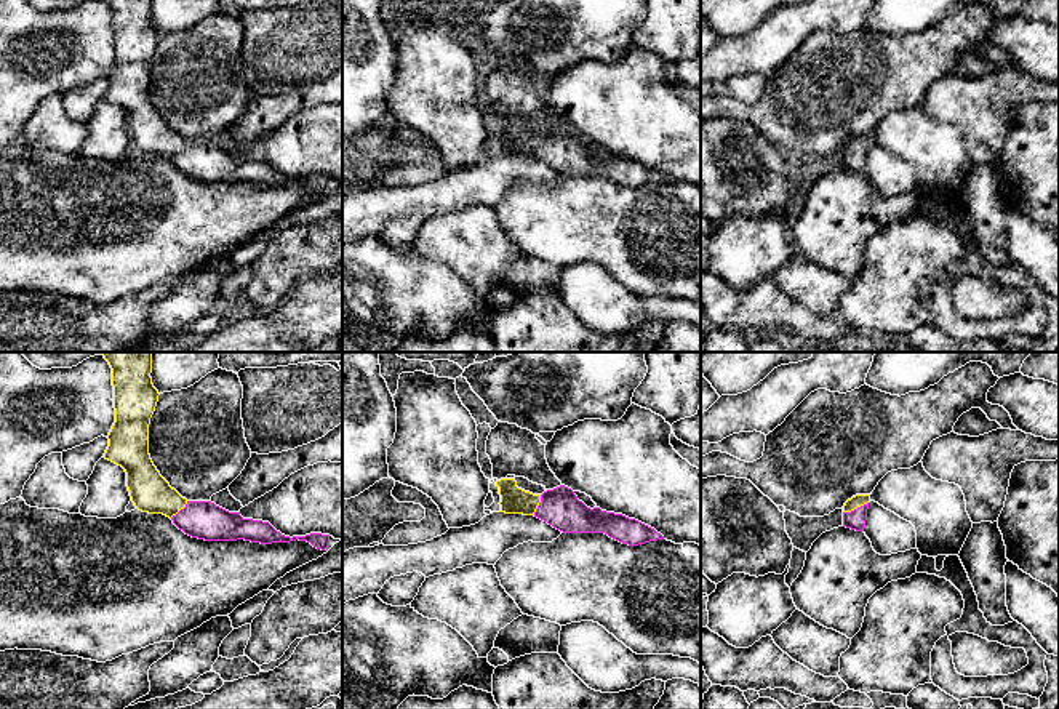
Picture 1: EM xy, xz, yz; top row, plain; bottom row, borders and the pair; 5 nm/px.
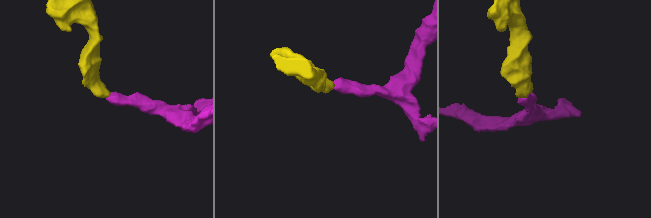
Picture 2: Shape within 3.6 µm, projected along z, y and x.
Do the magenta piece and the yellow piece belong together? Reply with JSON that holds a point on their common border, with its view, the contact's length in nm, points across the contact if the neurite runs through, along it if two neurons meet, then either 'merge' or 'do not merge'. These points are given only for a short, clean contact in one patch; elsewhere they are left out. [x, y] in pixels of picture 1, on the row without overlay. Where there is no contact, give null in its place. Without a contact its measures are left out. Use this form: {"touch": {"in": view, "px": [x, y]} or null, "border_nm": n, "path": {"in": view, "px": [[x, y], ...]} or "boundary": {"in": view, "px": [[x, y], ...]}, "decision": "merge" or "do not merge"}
{"touch": {"in": "yz", "px": [855, 151]}, "border_nm": 140, "path": {"in": "yz", "px": [[856, 160], [855, 151], [856, 143]]}, "decision": "merge"}

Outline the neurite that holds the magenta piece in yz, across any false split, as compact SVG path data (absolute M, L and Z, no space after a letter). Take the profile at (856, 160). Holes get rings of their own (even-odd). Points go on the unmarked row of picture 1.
M856 136L843 147L843 168L864 173L870 136Z

